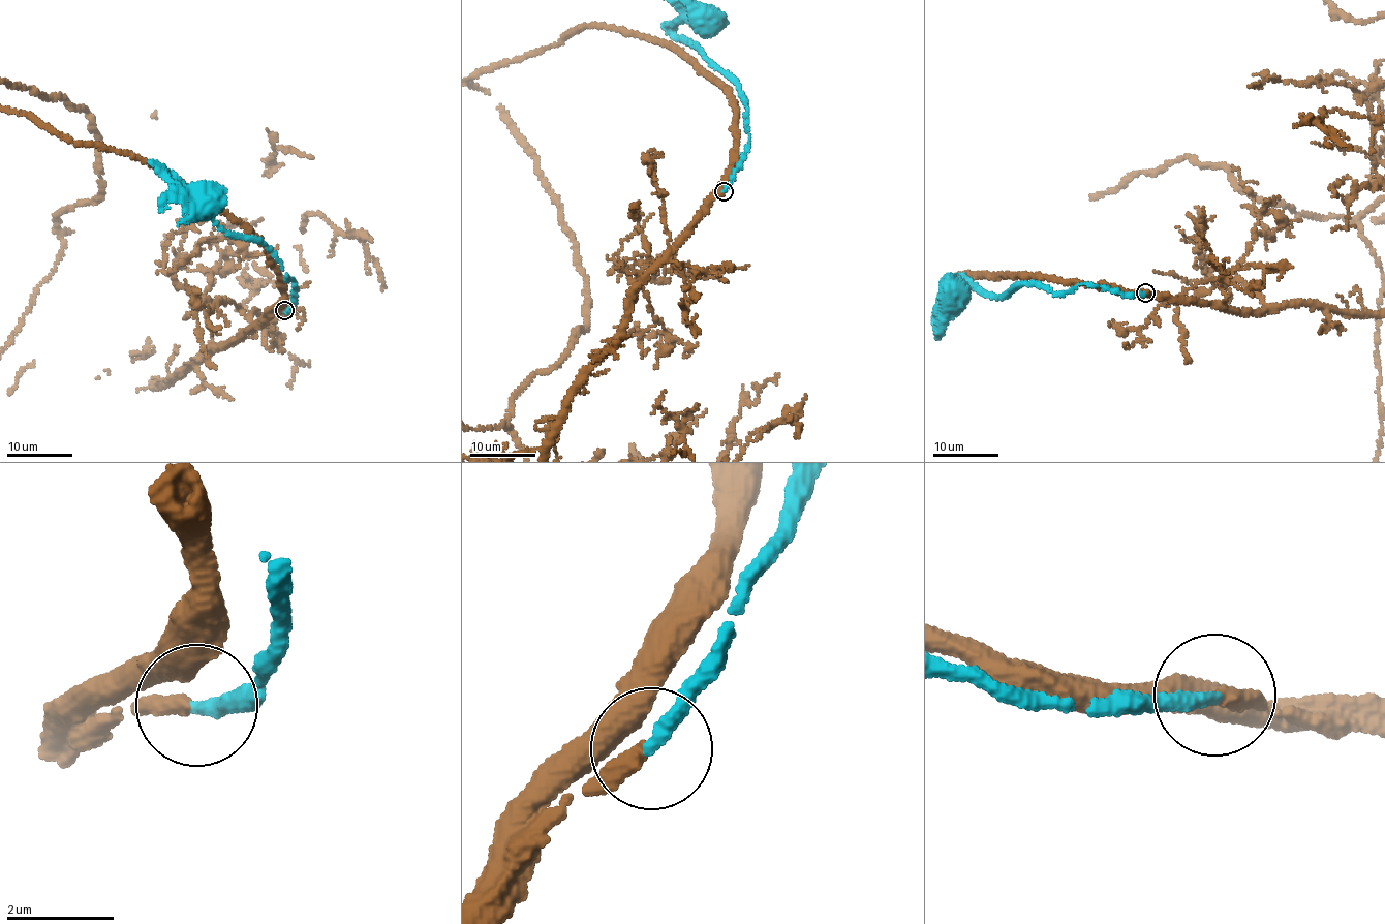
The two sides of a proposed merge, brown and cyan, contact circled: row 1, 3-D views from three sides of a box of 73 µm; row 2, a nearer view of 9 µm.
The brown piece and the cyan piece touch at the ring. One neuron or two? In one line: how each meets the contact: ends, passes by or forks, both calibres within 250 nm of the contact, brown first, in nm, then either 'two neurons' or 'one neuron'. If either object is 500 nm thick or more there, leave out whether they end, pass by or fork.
brown ends | cyan ends | 320/260 nm | one neuron

